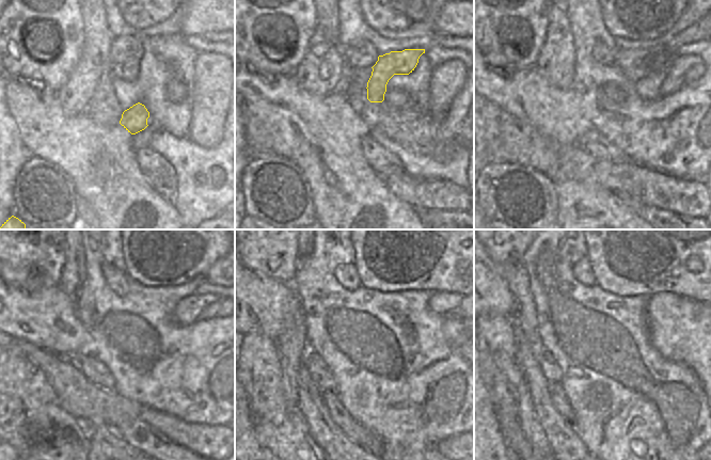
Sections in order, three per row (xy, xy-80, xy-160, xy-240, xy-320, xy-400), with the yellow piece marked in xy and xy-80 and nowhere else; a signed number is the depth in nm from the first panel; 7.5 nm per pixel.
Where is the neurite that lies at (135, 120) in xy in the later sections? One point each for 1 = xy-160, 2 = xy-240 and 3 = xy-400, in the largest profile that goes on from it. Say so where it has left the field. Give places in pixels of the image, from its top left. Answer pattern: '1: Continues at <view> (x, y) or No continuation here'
1: Continues at xy-160 (691, 34)
2: Continues at xy-240 (212, 276)
3: No continuation here

